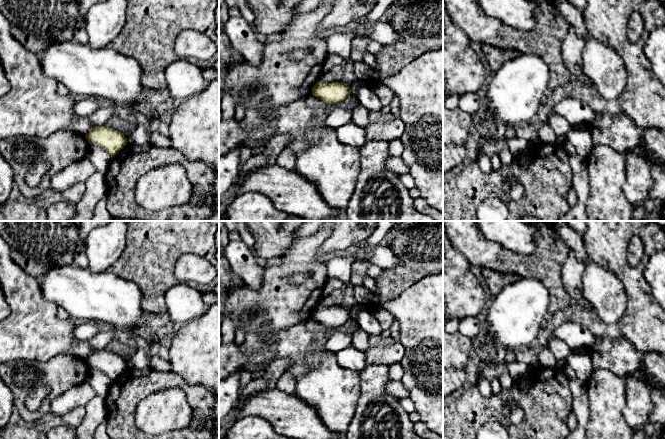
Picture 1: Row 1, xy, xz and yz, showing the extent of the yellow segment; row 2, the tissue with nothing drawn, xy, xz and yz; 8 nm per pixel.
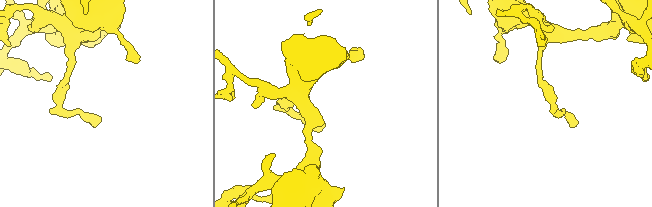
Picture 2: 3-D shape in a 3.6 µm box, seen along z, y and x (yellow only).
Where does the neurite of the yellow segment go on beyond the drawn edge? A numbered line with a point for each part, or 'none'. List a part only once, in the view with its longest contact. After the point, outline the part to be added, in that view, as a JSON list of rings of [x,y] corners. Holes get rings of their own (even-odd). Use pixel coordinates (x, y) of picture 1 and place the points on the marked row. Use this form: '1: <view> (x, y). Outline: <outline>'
none

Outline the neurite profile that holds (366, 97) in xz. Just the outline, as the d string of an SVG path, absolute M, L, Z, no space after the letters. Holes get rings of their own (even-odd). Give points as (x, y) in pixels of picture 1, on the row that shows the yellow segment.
M357 80L350 86L351 93L358 99L359 105L365 107L369 112L381 111L383 107L379 98L370 86L361 80Z

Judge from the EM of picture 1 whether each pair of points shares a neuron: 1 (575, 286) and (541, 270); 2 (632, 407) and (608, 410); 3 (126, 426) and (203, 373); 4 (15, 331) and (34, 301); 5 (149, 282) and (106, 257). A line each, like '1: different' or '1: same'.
1: different
2: different
3: different
4: same
5: different

